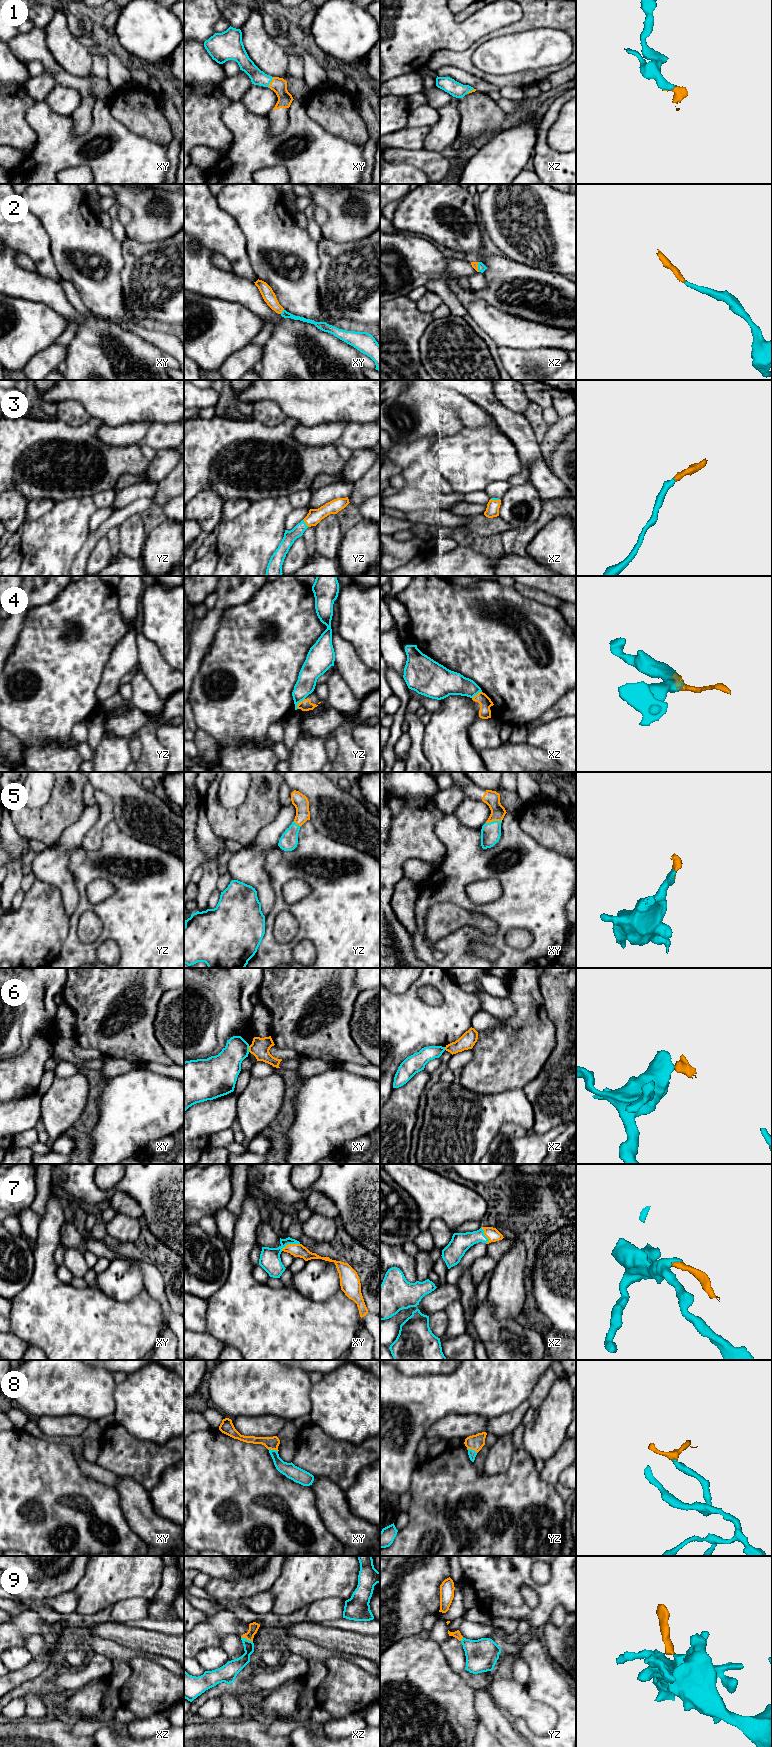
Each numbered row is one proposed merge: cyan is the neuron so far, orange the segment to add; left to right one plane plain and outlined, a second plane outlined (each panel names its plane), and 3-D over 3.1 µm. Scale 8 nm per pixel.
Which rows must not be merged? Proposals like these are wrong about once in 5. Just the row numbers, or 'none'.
4, 6

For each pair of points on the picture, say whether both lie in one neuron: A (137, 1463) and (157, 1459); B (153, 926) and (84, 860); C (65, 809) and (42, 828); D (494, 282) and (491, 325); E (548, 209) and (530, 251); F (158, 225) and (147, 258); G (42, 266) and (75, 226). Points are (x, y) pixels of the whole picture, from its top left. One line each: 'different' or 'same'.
A: same
B: same
C: same
D: different
E: same
F: different
G: different

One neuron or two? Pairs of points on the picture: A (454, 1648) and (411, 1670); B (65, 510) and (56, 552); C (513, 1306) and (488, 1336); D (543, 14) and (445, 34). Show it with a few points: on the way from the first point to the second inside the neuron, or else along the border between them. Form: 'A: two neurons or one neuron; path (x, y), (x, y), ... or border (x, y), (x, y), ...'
A: two neurons; border (439, 1644), (449, 1666), (457, 1673)
B: one neuron; path (65, 520), (65, 528), (56, 538), (56, 542)
C: two neurons; border (488, 1300), (491, 1311), (497, 1318), (514, 1320)
D: two neurons; border (522, 10), (522, 16), (518, 20), (498, 29)

